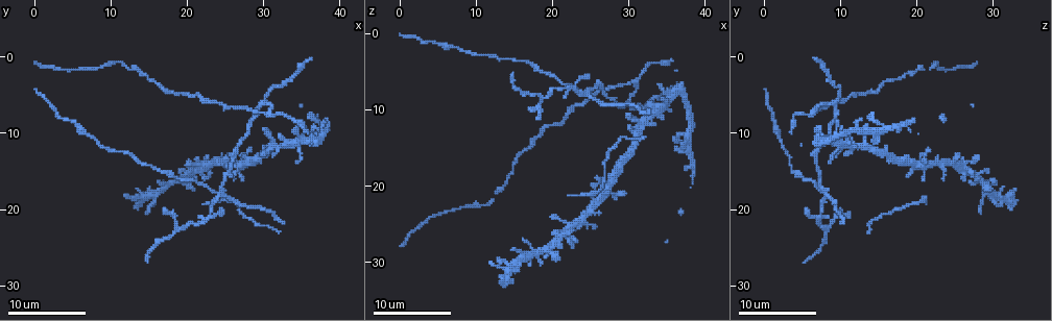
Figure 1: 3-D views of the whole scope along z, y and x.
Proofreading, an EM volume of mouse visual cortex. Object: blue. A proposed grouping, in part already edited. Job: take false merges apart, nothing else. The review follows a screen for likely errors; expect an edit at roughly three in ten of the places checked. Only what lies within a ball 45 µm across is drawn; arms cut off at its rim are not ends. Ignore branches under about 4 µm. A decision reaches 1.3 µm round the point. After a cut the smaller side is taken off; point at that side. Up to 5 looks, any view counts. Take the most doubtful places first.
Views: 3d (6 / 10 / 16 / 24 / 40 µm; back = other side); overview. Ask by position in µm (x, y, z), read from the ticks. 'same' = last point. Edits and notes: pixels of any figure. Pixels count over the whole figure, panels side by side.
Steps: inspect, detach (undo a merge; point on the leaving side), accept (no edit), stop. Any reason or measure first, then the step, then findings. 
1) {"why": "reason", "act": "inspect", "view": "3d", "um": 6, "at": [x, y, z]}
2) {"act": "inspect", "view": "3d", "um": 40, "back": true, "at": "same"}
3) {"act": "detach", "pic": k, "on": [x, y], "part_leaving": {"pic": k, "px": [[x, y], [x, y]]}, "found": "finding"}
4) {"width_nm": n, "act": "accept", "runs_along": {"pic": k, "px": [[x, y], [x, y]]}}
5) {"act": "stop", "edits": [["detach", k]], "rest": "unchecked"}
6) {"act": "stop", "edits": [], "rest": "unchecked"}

{"why": "four-way junction", "act": "inspect", "view": "3d", "um": 10, "at": [24.0, 18.0, 8.0]}

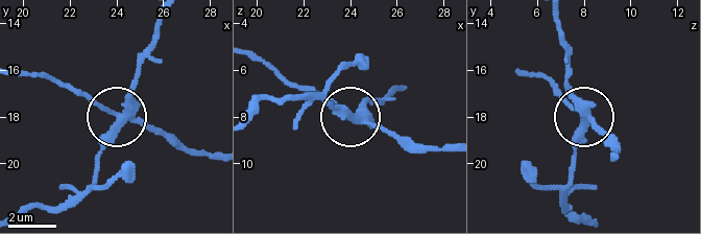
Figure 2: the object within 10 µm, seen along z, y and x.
{"side_arm_um": 17, "act": "detach", "pic": 2, "on": [155, 134], "part_leaving": {"pic": 2, "px": [[122, 118], [46, 77], [22, 75]]}, "found": "two neurons meet here"}

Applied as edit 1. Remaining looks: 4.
{"why": "arms part here", "act": "inspect", "view": "3d", "um": 10, "at": [30.0, 6.0, 9.5]}

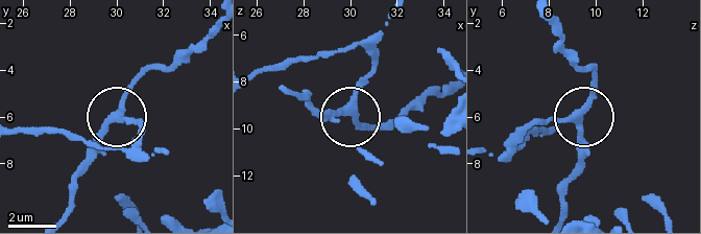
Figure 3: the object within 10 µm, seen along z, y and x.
{"why": "zoom in", "act": "inspect", "view": "3d", "um": 6, "at": [30.1, 5.8, 9.4]}

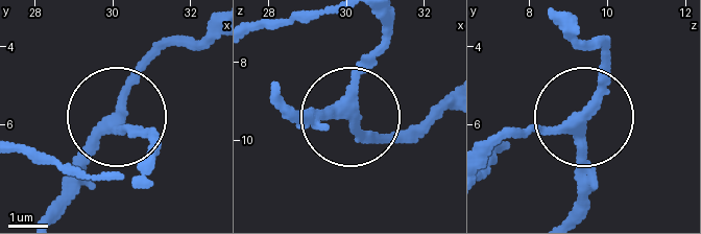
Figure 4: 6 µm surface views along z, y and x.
{"side_arm_um": 10, "act": "accept", "runs_along": {"pic": 4, "px": [[150, 155], [150, 138], [121, 115], [177, 39]]}, "found": "one neuron here"}

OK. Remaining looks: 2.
{"why": "sudden change in width", "act": "inspect", "view": "3d", "um": 10, "at": [26.0, 14.0, 6.5]}

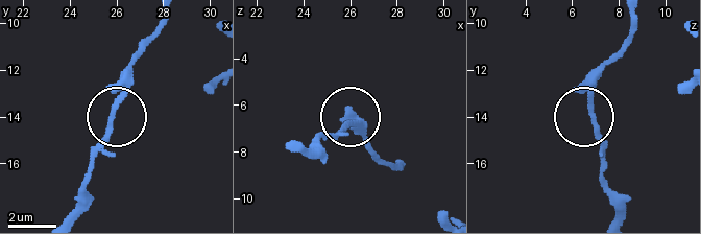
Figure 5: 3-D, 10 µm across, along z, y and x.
{"width_nm": 220, "act": "accept", "runs_along": {"pic": 5, "px": [[167, 20], [123, 79], [95, 167]]}, "found": "all the same neuron"}

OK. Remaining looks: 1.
{"act": "stop", "edits": [["detach", 2]], "rest": "unchecked"}

